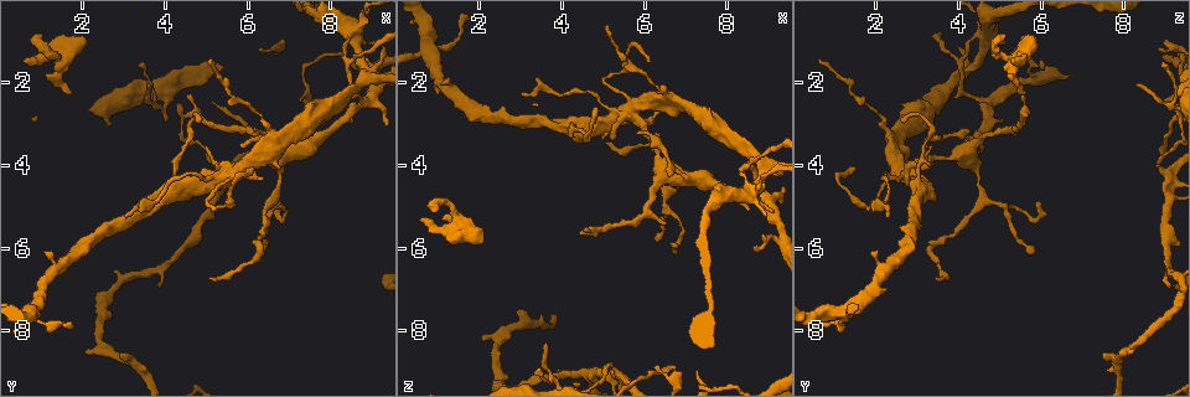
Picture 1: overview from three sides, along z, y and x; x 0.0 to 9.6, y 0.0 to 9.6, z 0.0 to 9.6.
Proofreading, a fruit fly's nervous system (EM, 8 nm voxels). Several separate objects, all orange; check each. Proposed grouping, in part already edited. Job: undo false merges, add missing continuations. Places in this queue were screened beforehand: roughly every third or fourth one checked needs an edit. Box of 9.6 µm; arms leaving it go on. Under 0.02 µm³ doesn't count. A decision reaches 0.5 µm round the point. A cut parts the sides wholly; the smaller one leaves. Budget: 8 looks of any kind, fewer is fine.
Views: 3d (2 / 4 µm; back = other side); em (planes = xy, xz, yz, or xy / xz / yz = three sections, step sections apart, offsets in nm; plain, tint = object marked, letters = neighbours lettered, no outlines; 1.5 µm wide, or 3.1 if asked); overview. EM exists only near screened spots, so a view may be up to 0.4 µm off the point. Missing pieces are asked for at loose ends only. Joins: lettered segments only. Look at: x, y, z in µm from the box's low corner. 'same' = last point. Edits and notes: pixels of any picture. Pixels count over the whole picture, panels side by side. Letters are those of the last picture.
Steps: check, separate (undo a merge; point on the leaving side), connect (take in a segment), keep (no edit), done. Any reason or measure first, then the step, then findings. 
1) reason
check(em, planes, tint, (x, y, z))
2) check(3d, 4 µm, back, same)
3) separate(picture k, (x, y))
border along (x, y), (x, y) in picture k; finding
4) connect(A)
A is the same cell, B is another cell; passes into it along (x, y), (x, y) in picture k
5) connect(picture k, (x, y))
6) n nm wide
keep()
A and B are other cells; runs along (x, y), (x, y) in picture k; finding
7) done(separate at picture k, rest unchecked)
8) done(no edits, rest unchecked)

branch stops here
check(em, yz, step 8, tint, (0.65, 1.55, 5.30))

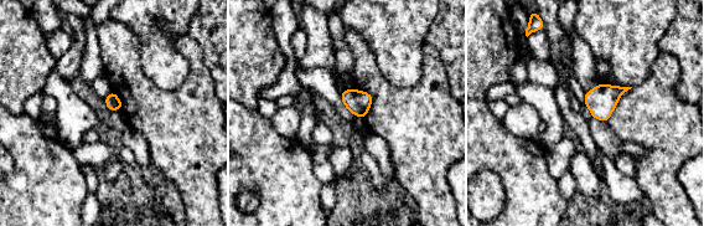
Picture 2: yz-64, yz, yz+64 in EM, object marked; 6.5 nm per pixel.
cut it another way
check(em, planes, letters, same)

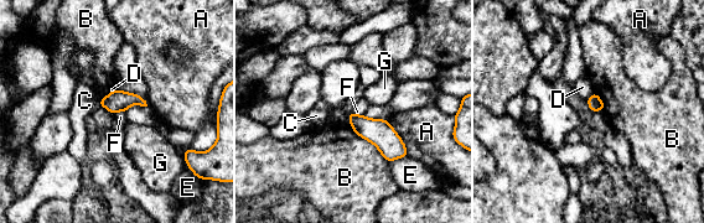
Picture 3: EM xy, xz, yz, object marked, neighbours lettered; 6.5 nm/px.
B touches over 340 nm
keep()
A, B, C, D, E, F and G are other cells; border along (124, 112), (114, 114) in picture 3; none of them fits

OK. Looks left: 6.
check(em, planes, letters, (3.35, 1.50, 9.00))

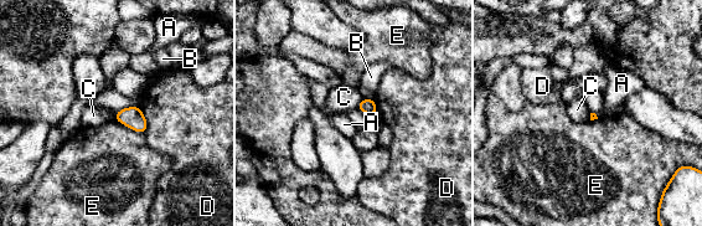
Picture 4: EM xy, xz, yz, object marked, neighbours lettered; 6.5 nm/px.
keep()
A, B, C, D and E are other cells; border along (364, 98), (356, 107) in picture 4; none of them fits

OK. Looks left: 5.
abrupt turn
check(3d, 4 µm, (8.80, 2.45, 4.70))

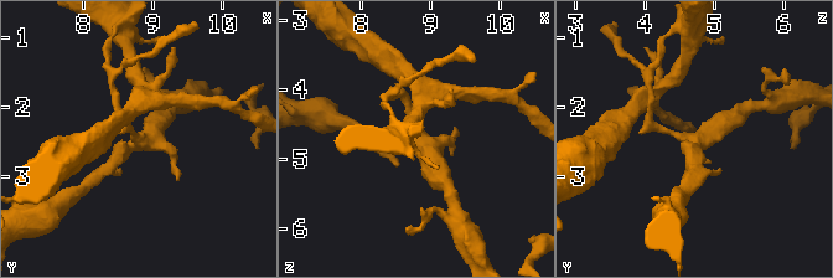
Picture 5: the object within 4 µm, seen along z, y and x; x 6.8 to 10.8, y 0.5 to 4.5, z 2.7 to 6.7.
check(em, yz, step 4, letters, (8.75, 2.45, 4.65))

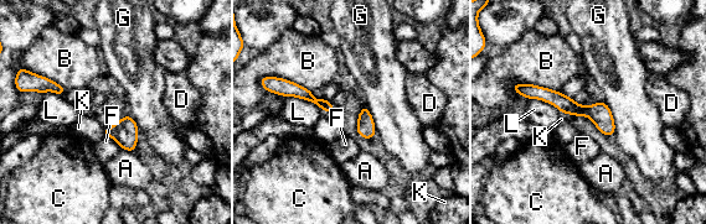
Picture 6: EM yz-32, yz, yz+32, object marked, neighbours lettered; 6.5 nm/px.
keep()
A, B, C, D, F, G, K and L are other cells; border along (603, 102), (612, 114), (614, 133) in picture 6; continuous, no second neuron

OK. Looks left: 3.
done(no edits, rest unchecked)

